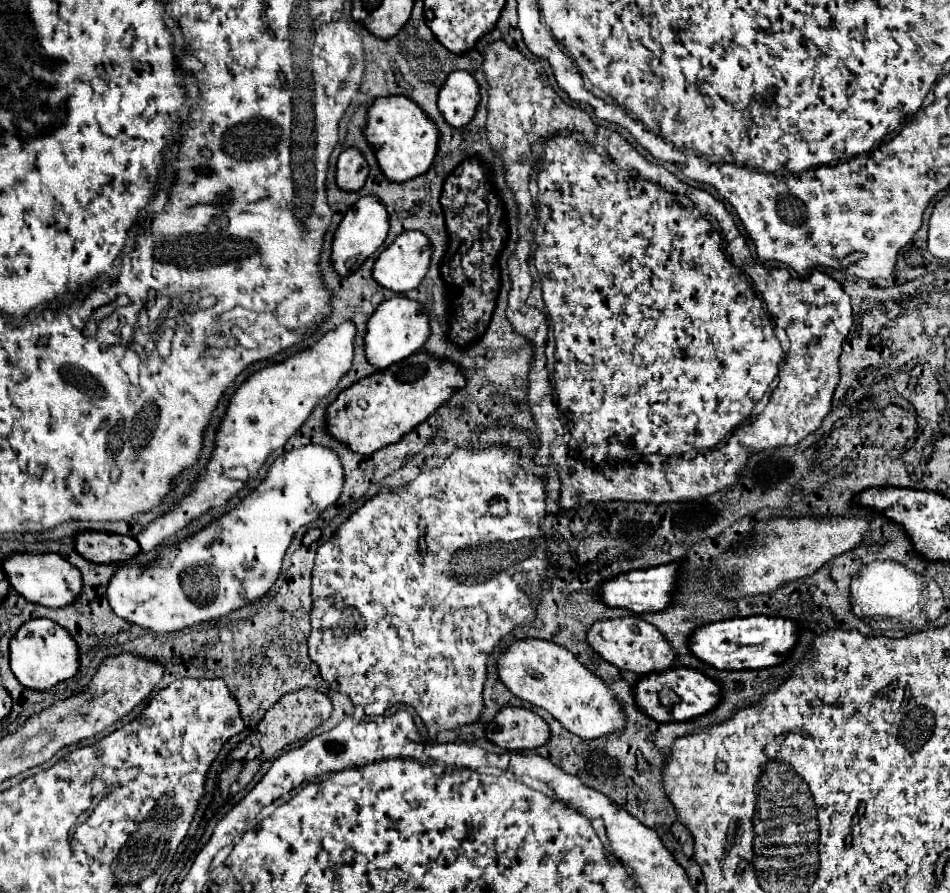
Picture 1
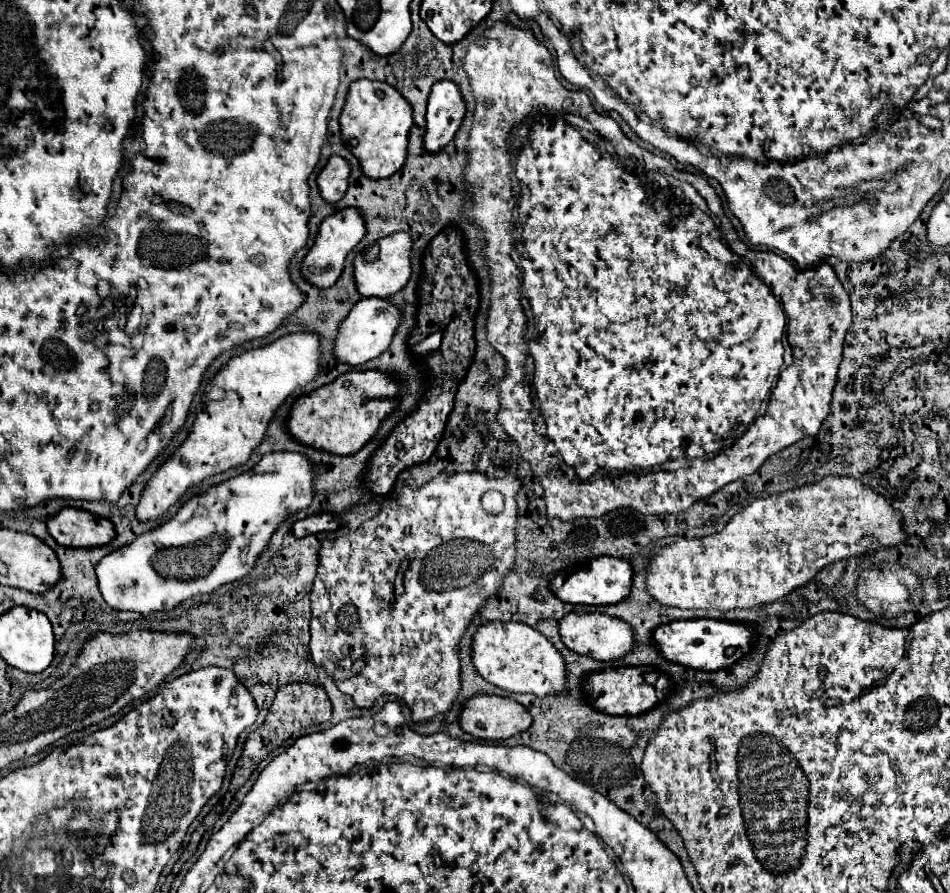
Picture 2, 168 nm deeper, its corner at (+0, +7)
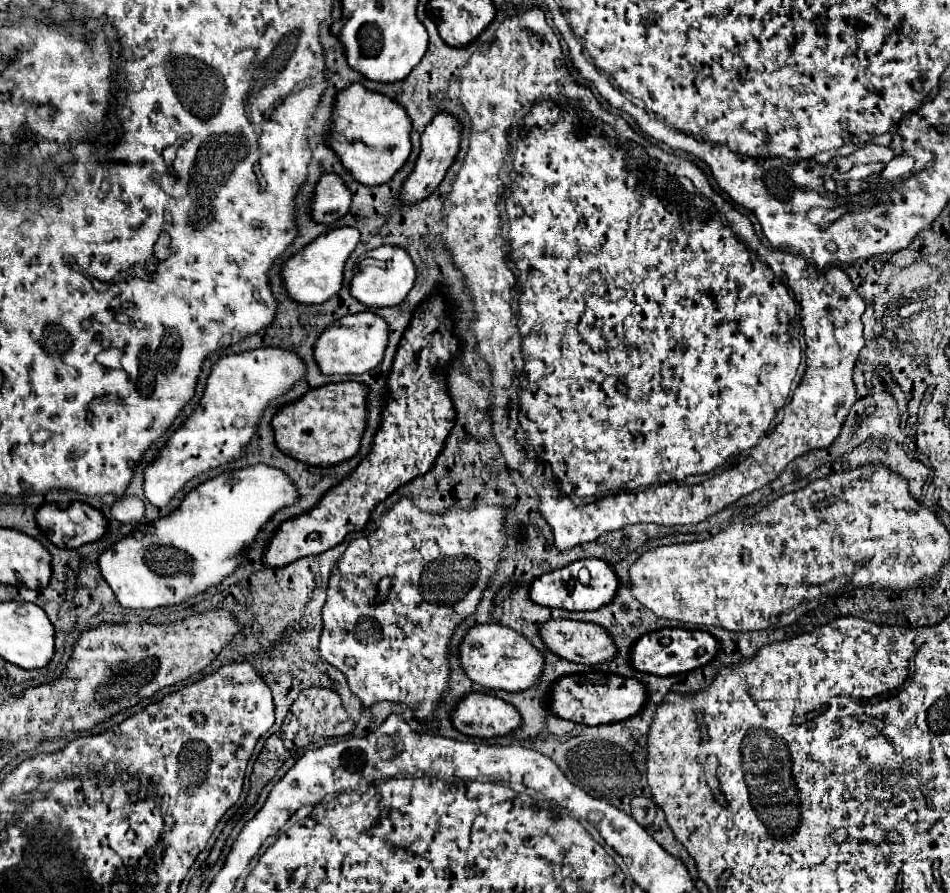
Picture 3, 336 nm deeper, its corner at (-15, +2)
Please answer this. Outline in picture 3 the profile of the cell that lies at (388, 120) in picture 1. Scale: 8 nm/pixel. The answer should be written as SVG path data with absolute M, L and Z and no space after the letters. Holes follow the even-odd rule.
M351 84L337 98L335 122L327 144L331 144L355 180L367 186L379 186L389 182L405 166L411 154L411 130L413 122L397 100L381 92L371 92L363 84Z

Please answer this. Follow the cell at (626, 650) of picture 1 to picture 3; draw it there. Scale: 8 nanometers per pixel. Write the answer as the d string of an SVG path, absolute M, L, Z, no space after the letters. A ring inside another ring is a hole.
M553 620L543 624L543 642L549 650L577 664L597 666L617 656L613 636L595 622Z

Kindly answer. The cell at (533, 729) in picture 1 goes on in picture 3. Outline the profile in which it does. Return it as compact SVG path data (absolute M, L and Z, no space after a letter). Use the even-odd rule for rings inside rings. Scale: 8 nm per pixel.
M469 694L453 712L453 726L459 732L477 738L507 736L521 724L523 718L519 710L491 694Z

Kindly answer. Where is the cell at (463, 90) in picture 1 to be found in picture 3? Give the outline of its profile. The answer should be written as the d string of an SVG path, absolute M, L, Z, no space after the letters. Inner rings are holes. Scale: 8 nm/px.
M447 110L437 112L433 122L425 128L425 132L421 136L421 154L417 158L415 170L411 172L411 178L407 178L407 182L403 184L403 202L419 202L419 200L427 198L427 194L431 194L441 184L441 180L445 178L449 166L453 164L453 160L459 152L461 134L463 134L463 124L459 122L457 116L453 116Z

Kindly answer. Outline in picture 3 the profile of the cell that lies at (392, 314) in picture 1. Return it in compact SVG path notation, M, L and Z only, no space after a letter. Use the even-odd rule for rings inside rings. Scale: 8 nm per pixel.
M373 312L351 314L329 326L315 344L315 358L325 374L363 374L381 364L389 342L389 324Z

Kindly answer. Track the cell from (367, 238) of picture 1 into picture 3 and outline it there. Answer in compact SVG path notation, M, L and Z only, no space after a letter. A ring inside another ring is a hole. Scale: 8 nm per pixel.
M341 226L333 228L325 234L321 234L313 244L303 248L299 254L289 258L281 270L283 282L287 286L287 292L293 300L303 302L303 304L321 304L339 294L343 286L343 270L345 262L351 256L351 250L357 248L359 244L359 230L351 226Z

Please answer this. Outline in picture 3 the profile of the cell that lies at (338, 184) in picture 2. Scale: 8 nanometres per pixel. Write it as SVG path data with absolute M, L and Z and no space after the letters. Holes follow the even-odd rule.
M323 174L315 188L315 198L311 202L311 214L315 222L331 224L343 214L347 214L351 206L351 192L341 176Z

